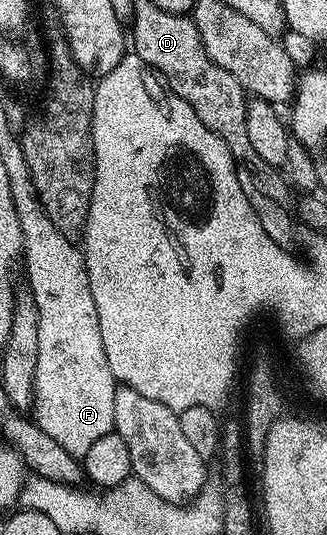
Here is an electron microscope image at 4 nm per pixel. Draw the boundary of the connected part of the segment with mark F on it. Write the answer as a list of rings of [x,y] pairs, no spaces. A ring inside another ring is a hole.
[[[21,201],[21,230],[23,232],[23,262],[29,267],[31,300],[37,308],[38,355],[33,368],[31,413],[35,424],[51,435],[59,447],[74,455],[84,455],[95,439],[114,432],[113,411],[115,374],[105,353],[95,299],[89,273],[85,270],[82,250],[72,245],[66,234],[60,233],[41,208],[40,201]]]

